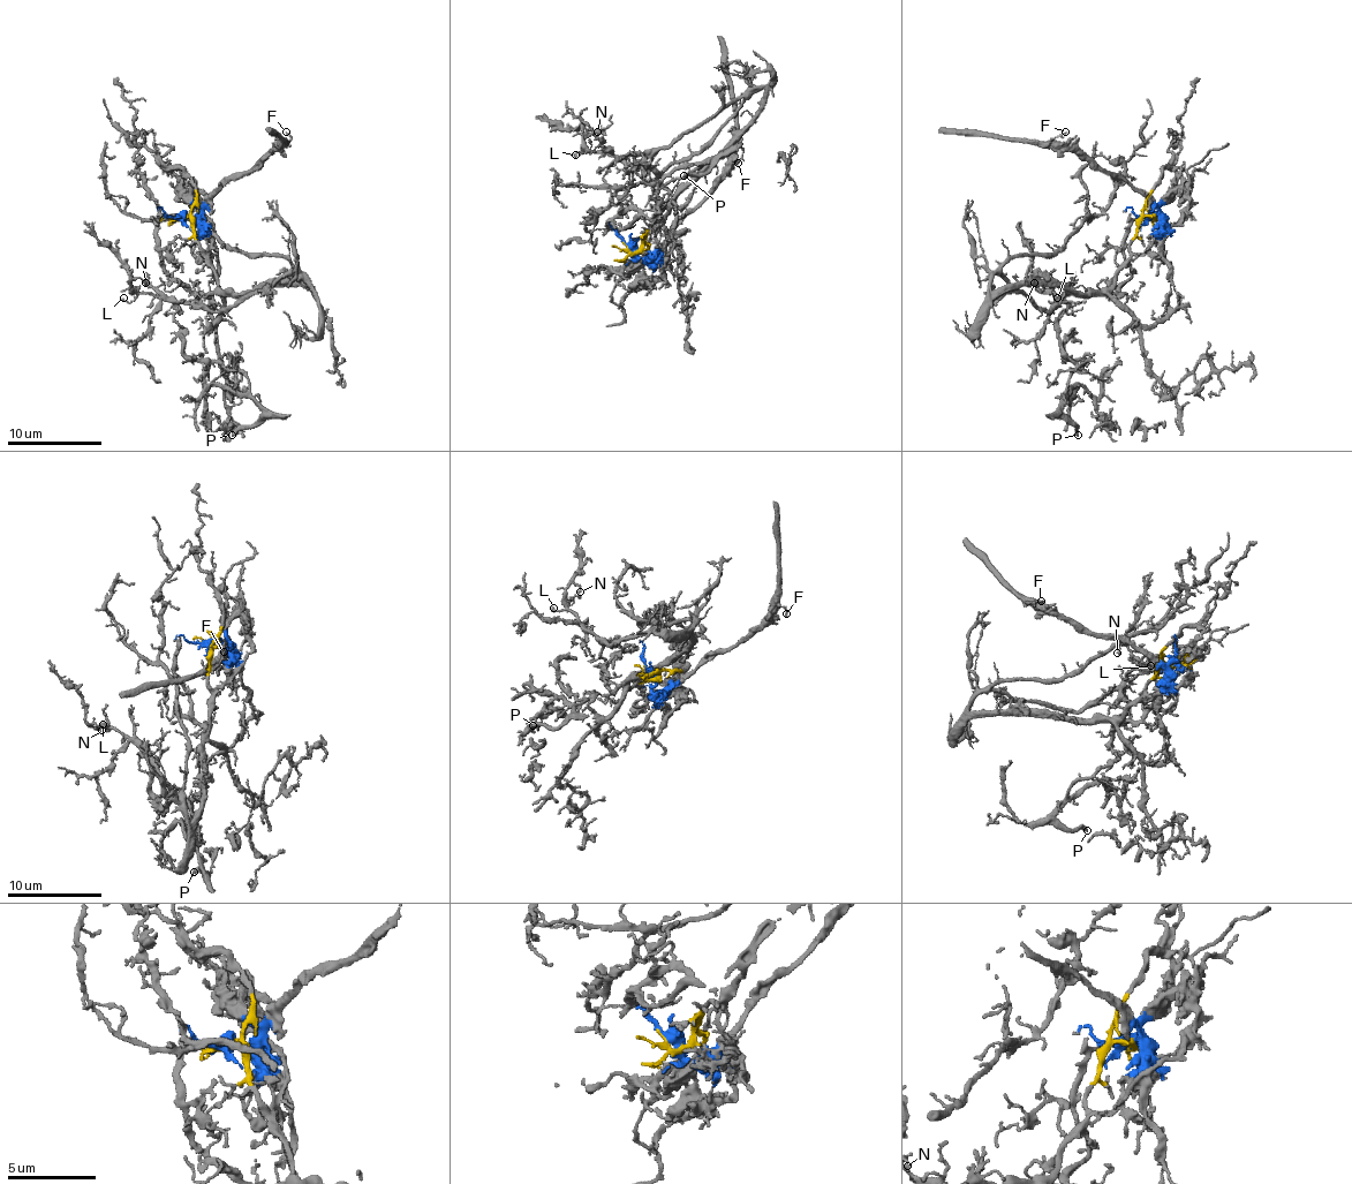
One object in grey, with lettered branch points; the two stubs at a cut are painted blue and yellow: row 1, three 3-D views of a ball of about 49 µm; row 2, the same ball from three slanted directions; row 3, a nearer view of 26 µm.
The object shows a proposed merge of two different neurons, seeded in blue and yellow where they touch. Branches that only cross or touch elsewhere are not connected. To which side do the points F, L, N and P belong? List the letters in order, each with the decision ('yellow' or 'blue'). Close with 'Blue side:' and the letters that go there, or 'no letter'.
F: blue
L: yellow
N: yellow
P: yellow
Blue side: F

